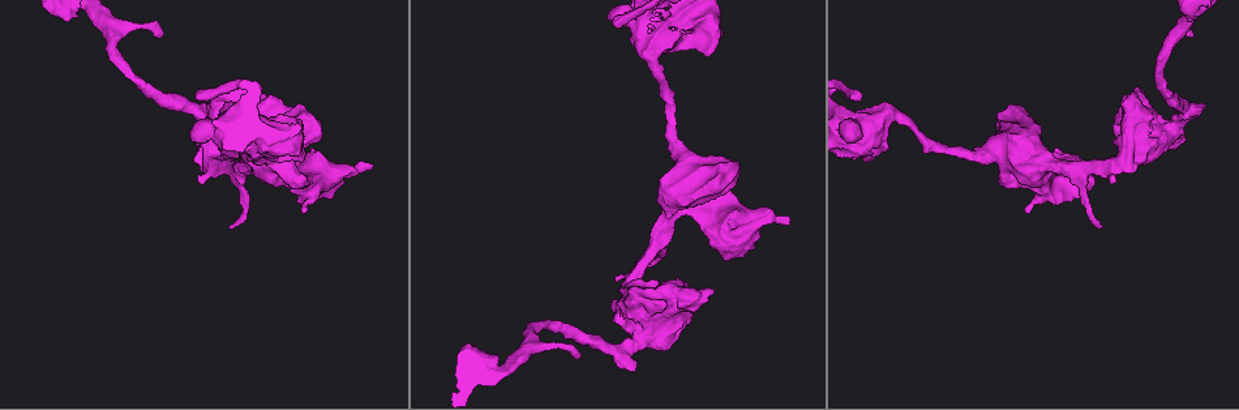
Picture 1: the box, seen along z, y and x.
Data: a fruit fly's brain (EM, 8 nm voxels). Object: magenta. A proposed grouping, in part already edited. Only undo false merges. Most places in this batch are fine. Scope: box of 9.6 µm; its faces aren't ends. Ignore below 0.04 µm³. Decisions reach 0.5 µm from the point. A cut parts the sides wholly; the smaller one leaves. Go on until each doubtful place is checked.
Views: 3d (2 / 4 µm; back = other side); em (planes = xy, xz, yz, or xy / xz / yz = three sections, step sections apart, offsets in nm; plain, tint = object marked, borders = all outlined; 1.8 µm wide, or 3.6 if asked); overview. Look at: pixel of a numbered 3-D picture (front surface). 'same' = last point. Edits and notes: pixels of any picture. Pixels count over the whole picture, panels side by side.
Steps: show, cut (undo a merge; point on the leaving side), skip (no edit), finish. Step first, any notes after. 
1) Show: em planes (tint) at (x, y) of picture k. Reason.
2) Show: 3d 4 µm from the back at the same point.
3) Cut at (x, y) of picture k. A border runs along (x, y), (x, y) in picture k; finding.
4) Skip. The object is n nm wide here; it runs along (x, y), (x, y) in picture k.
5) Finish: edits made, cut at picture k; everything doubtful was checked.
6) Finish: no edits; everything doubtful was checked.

Show: em yz step 16 (tint) at (668, 42) of picture 1. Abrupt turn.

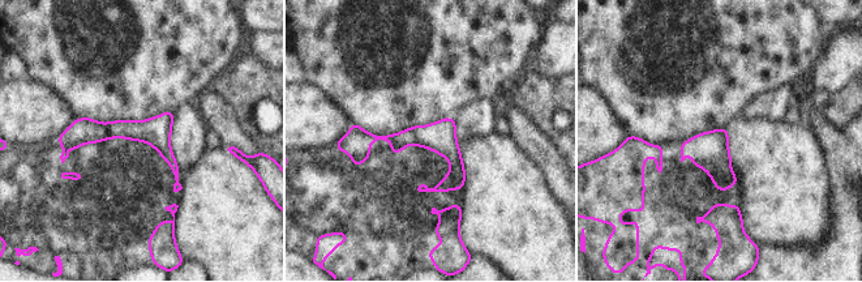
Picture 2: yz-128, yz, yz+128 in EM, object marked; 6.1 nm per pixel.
Show: em planes (borders) at the same point. Cut it another way.

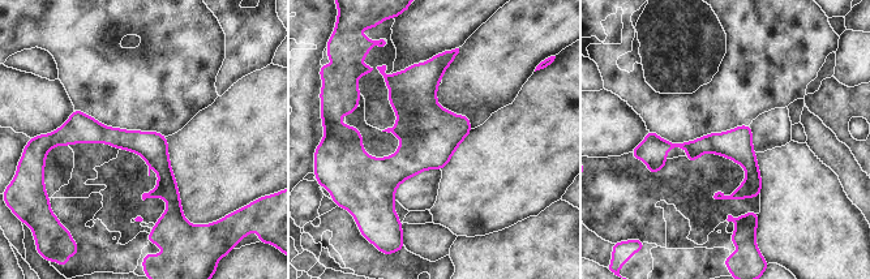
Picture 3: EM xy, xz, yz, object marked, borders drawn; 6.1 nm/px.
Skip. The object is 180 nm wide here; it runs along (64, 137), (137, 141), (179, 211) in picture 3; one neuron here.

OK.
Show: 3d 4 µm at (684, 10) of picture 1. Four or more arms meet.

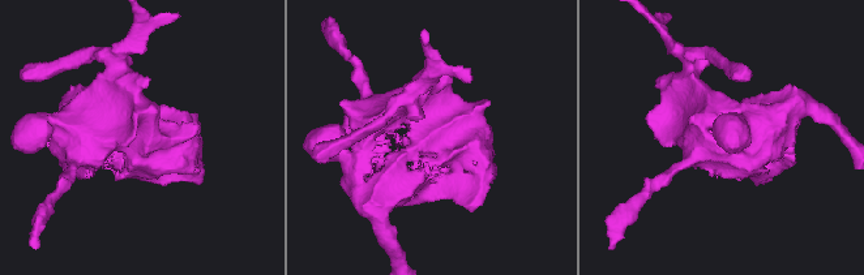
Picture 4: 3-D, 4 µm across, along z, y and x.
Show: em 3.6 µm planes (plain) at (428, 137) of picture 4. Shape alone is not enough.

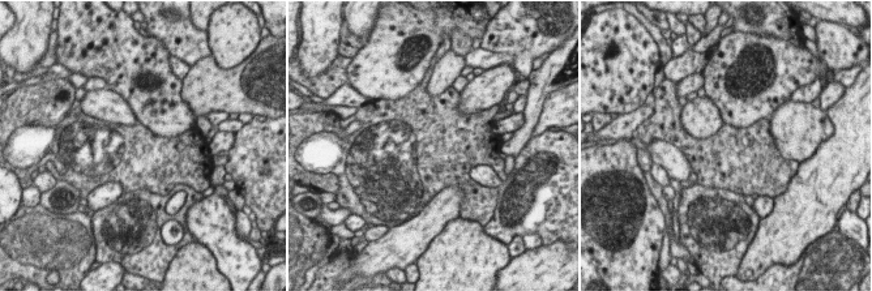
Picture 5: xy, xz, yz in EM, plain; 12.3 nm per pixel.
Show: em 3.6 µm planes (tint) at the same point.

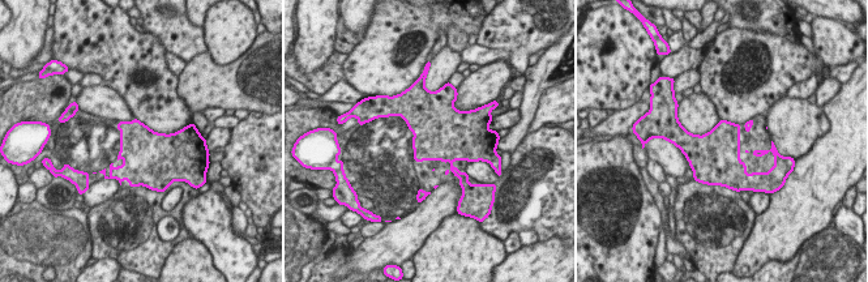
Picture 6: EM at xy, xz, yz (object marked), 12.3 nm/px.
Skip. One neuron here.

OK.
Show: 3d 2 µm at (630, 22) of picture 1. Thick turns thin.

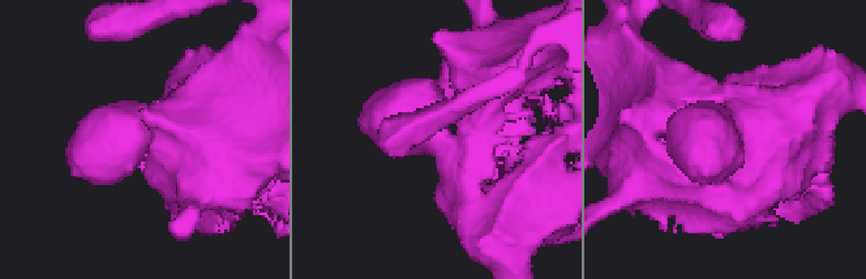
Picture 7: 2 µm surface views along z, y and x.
Show: em 3.6 µm yz step 16 (tint) at (142, 130) of picture 7.

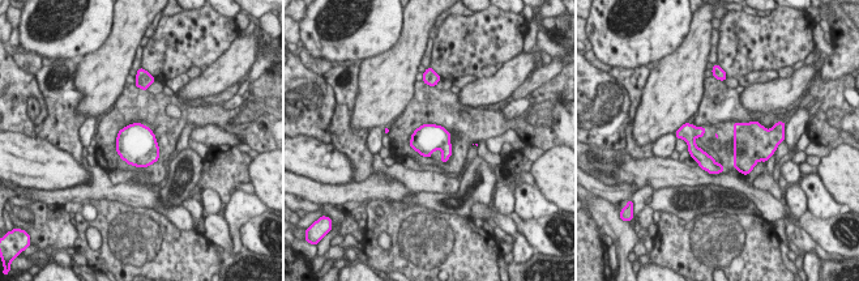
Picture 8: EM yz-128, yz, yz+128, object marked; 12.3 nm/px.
Show: em 3.6 µm xz step 4 (borders) at the same point. Cut it another way.

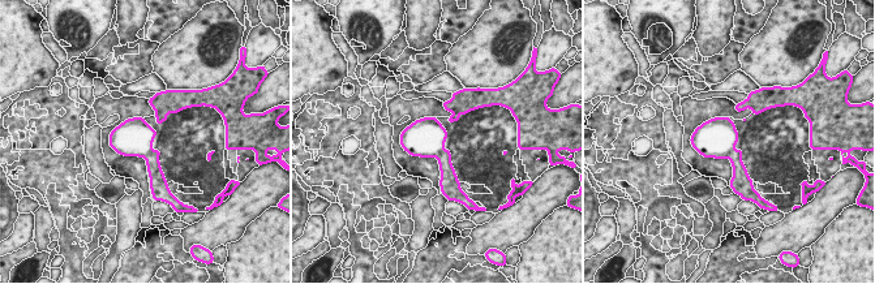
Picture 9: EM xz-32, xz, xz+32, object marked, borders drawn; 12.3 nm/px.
Skip. One neuron here.

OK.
Finish: no edits; everything doubtful was checked.

